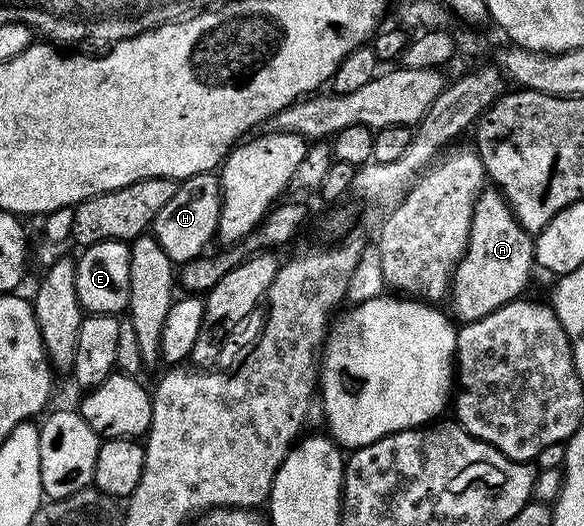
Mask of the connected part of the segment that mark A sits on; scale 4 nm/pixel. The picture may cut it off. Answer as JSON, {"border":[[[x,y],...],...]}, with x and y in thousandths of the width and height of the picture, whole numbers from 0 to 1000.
{"border":[[[839,354],[820,365],[818,382],[812,388],[808,407],[808,430],[798,454],[798,481],[784,492],[784,504],[777,508],[774,538],[767,557],[769,568],[777,568],[779,603],[793,601],[793,610],[820,608],[836,597],[842,597],[856,582],[875,578],[889,568],[908,532],[908,515],[916,515],[914,498],[914,449],[897,439],[890,422],[873,397],[873,386],[860,373],[851,357]]]}

